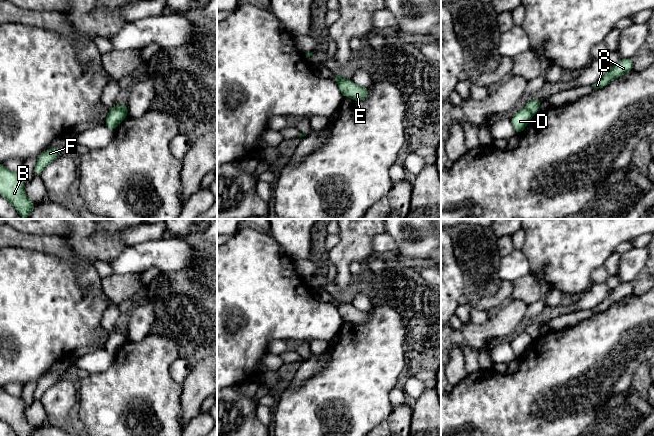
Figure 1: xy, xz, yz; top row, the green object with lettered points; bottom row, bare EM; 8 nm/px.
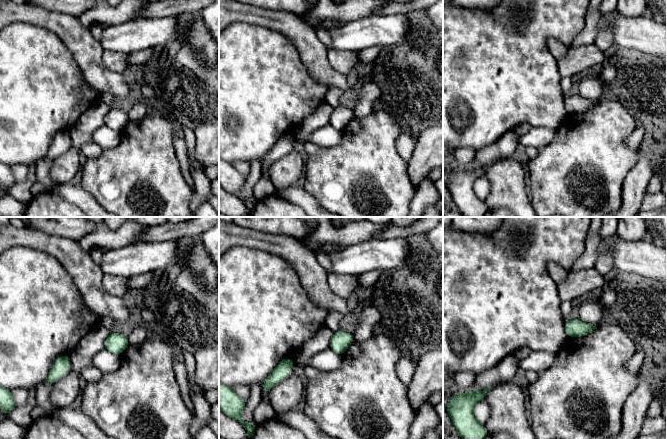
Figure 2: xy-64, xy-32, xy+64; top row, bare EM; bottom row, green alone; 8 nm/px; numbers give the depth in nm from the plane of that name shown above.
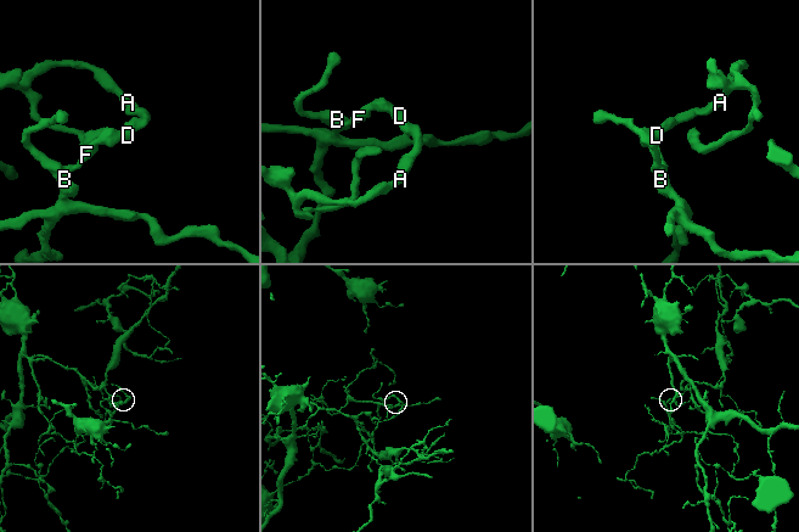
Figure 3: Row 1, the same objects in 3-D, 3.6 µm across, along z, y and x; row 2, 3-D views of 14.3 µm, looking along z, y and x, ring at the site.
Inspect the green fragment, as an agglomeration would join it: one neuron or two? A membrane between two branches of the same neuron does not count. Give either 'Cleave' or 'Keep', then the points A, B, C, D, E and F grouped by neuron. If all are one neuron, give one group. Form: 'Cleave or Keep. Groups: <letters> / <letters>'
Cleave. Groups: A C E / B D F

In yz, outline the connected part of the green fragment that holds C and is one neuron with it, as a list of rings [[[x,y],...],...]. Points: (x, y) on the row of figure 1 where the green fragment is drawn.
[[[632,58],[621,59],[611,69],[609,69],[605,75],[597,81],[593,87],[596,89],[607,86],[613,79],[618,78],[633,70]]]

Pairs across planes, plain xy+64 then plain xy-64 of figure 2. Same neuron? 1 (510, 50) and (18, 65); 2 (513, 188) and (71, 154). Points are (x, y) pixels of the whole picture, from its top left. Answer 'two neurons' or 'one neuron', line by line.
1: one neuron
2: one neuron

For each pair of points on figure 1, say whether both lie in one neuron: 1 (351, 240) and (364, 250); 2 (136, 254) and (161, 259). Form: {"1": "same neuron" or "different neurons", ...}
{"1": "same neuron", "2": "same neuron"}

